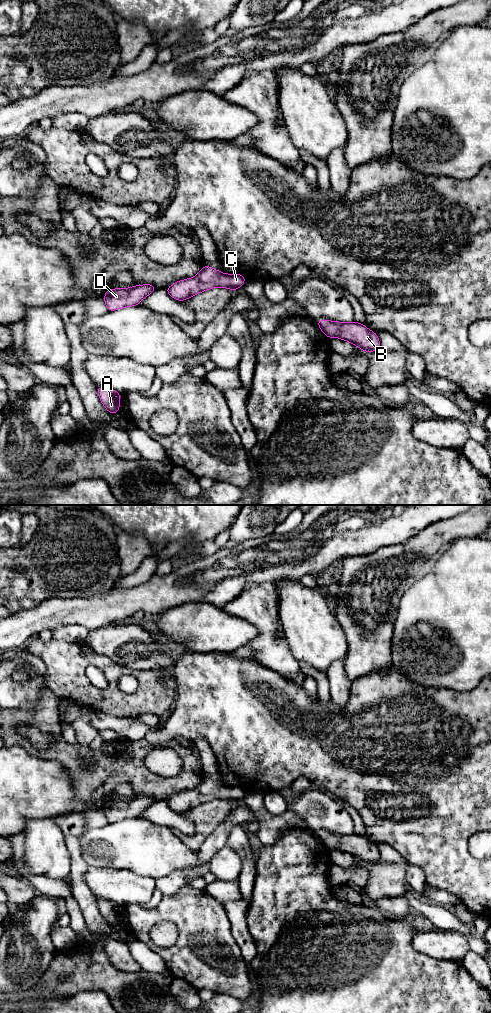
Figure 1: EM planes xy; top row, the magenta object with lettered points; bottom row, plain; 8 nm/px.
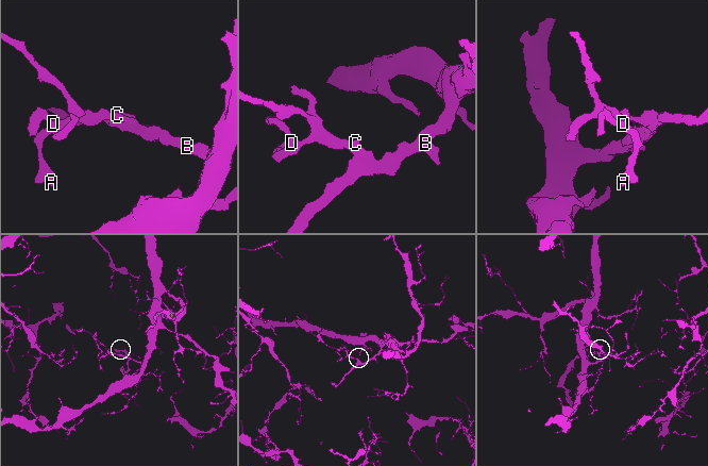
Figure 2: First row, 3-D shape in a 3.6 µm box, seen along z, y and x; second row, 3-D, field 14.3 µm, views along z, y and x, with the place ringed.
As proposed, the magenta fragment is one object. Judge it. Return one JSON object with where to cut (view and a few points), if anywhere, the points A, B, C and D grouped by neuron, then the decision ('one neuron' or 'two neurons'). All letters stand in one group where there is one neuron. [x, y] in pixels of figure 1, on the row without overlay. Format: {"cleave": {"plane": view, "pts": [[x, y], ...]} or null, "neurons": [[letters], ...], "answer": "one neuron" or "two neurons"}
{"cleave": null, "neurons": [["A", "B", "C", "D"]], "answer": "one neuron"}

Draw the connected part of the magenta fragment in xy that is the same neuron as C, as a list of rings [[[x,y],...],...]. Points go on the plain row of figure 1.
[[[204,777],[195,789],[177,793],[165,802],[172,810],[184,813],[215,799],[223,799],[235,803],[244,798],[245,791],[246,789],[241,786],[224,786],[208,777]]]

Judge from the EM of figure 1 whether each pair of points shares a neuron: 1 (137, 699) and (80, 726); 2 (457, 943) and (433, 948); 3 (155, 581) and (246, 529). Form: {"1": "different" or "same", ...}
{"1": "different", "2": "same", "3": "different"}

